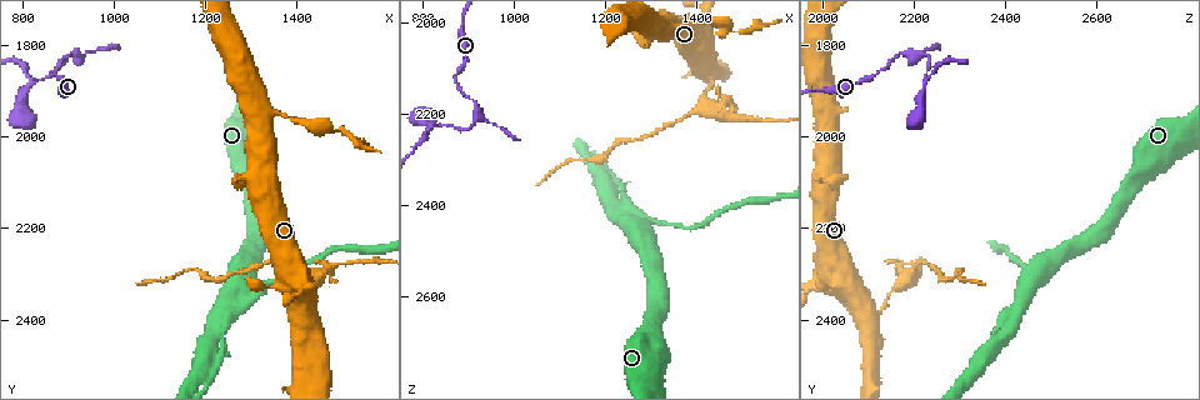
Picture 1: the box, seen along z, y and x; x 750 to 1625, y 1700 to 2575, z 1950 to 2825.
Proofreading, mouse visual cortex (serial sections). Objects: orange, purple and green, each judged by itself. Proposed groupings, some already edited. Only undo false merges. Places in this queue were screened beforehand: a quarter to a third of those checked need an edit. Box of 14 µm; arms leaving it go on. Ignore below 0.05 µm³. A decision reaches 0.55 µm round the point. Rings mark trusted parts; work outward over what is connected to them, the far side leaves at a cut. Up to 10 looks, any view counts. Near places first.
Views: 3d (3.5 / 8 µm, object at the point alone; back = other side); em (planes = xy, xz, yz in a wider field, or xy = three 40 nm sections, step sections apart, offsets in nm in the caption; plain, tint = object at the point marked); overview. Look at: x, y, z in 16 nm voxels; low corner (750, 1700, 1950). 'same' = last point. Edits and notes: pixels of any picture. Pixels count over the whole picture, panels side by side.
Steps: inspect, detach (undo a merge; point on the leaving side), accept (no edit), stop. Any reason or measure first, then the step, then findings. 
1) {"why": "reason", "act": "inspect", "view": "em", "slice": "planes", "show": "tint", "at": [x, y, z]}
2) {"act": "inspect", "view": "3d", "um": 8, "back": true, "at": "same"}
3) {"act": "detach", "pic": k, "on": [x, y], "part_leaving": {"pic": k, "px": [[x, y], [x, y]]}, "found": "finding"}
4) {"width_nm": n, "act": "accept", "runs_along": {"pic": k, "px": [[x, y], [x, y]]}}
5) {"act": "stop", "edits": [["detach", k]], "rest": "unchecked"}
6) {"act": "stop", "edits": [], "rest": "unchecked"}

{"act": "inspect", "view": "3d", "um": 3.5, "at": [1345, 1945, 2010]}

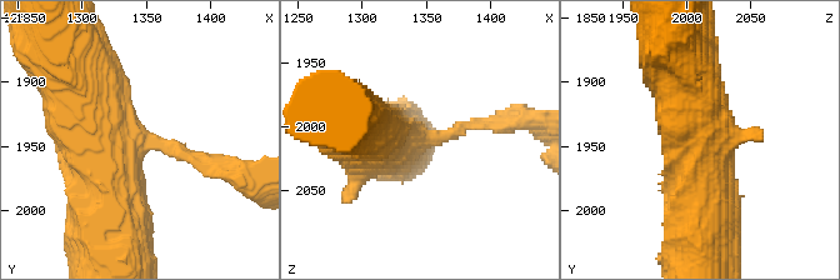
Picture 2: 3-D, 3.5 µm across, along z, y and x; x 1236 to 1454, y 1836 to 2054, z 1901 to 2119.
{"act": "inspect", "view": "em", "slice": "xy", "step": 5, "show": "tint", "at": [1342, 1948, 2008]}

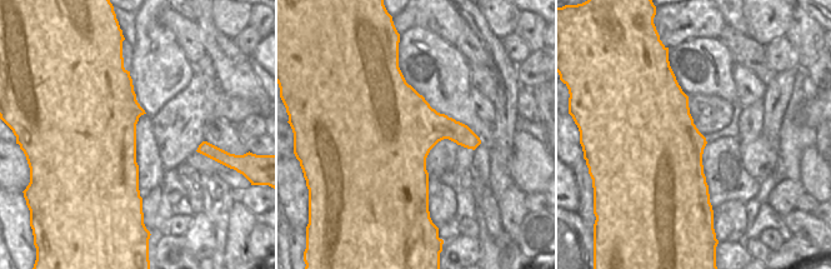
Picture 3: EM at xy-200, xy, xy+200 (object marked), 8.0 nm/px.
{"act": "inspect", "view": "em", "slice": "xy", "step": 2, "show": "tint", "at": "same"}

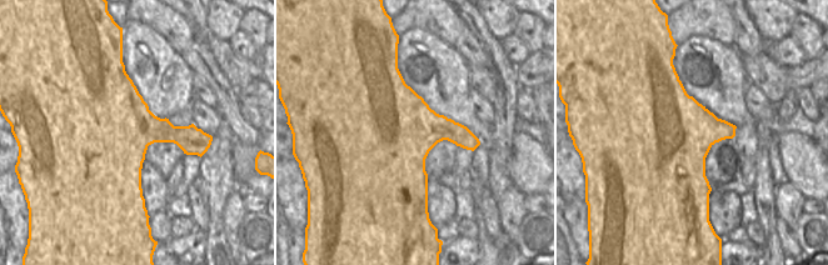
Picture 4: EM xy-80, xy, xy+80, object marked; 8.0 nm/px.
{"act": "accept", "runs_along": {"pic": 2, "px": [[114, 243], [75, 81]]}, "found": "one cell here"}

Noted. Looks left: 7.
{"why": "thin neck", "act": "inspect", "view": "3d", "um": 3.5, "back": true, "at": [1490, 1985, 2020]}

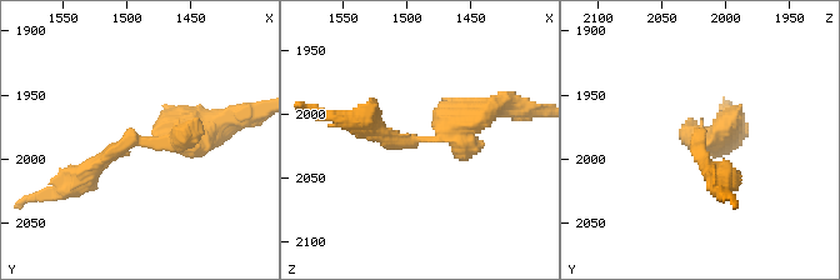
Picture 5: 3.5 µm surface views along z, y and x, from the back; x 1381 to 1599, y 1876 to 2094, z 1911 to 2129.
{"act": "inspect", "view": "em", "slice": "xy", "step": 5, "show": "tint", "at": [1488, 1988, 2018]}

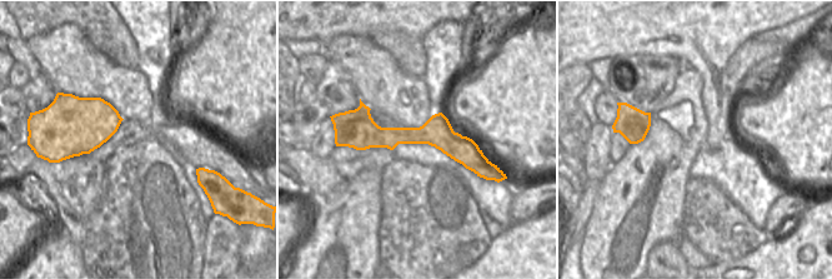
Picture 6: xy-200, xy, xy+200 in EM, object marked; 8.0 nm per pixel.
{"arm_widths_nm": [200, 350], "act": "detach", "pic": 5, "on": [99, 158], "part_leaving": {"pic": 5, "px": [[136, 141], [79, 184], [40, 195]]}, "found": "a second cell is stuck on"}

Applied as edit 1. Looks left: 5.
{"why": "sharp bend", "act": "inspect", "view": "3d", "um": 8, "at": [1430, 2390, 2125]}

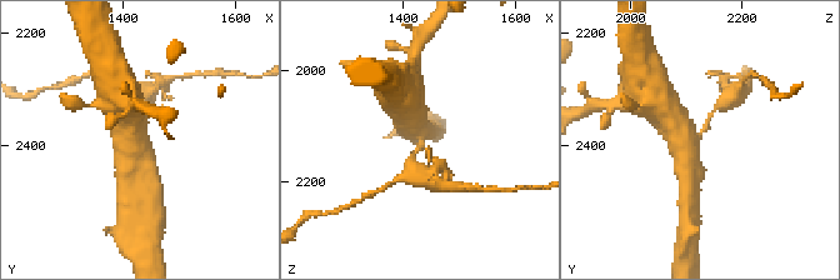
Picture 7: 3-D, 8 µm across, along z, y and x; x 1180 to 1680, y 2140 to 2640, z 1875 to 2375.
{"why": "shape alone is not enough", "act": "inspect", "view": "em", "slice": "planes", "show": "tint", "at": [1435, 2385, 2120]}

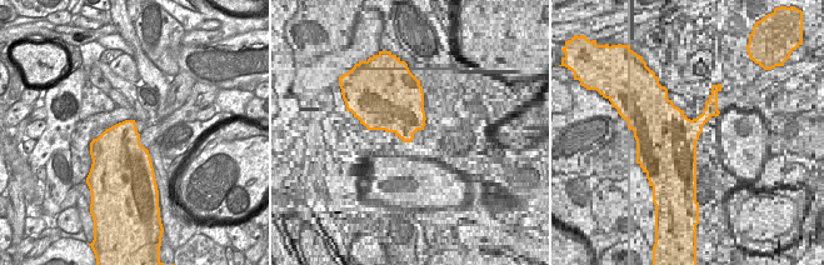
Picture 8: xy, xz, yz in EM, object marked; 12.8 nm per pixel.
{"act": "detach", "pic": 7, "on": [723, 108], "part_leaving": {"pic": 7, "px": [[703, 131], [709, 116], [735, 91]]}, "found": "two cells meet here"}

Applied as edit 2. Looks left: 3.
{"why": "sharp bend", "act": "inspect", "view": "3d", "um": 8, "at": [1290, 2330, 2440]}

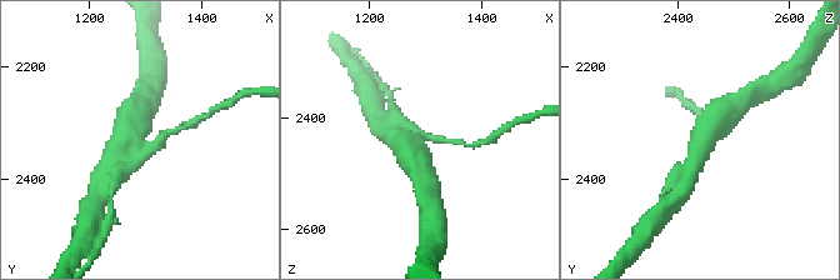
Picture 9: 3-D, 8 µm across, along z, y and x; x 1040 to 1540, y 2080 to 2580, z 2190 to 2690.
{"act": "inspect", "view": "em", "slice": "planes", "show": "tint", "at": [1285, 2340, 2435]}

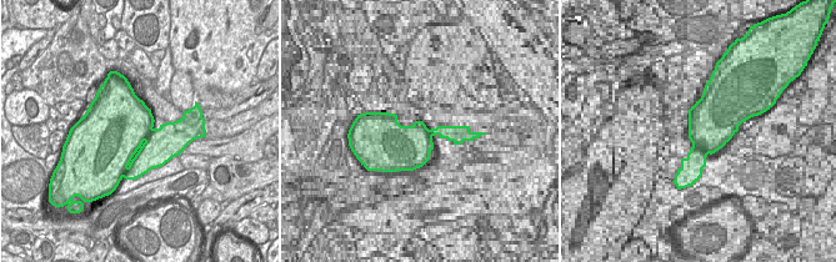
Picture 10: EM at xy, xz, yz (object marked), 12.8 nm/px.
{"act": "accept", "runs_along": {"pic": 9, "px": [[726, 114], [704, 136], [691, 168]]}, "found": "continuous, no second cell"}

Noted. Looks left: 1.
{"act": "stop", "edits": [["detach", 5], ["detach", 7]], "rest": "unchecked"}

